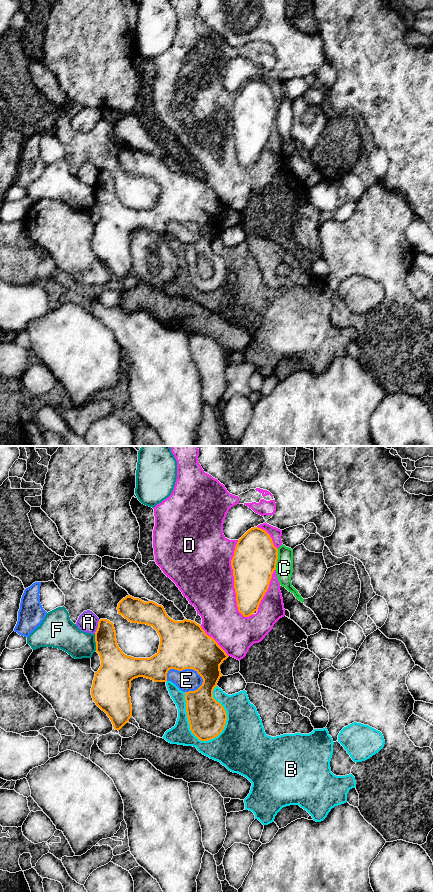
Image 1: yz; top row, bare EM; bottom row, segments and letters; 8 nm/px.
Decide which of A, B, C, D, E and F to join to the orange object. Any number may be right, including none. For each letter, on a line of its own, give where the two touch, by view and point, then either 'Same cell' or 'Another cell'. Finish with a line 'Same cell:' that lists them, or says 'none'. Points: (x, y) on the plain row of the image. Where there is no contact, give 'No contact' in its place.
A: Touches orange at yz (97, 179). Another cell
B: Touches orange at yz (226, 270). Another cell
C: Touches orange at yz (277, 110). Another cell
D: Touches orange at yz (234, 132). Another cell
E: Touches orange at yz (186, 220). Another cell
F: Touches orange at yz (95, 193). Another cell
Same cell: none

